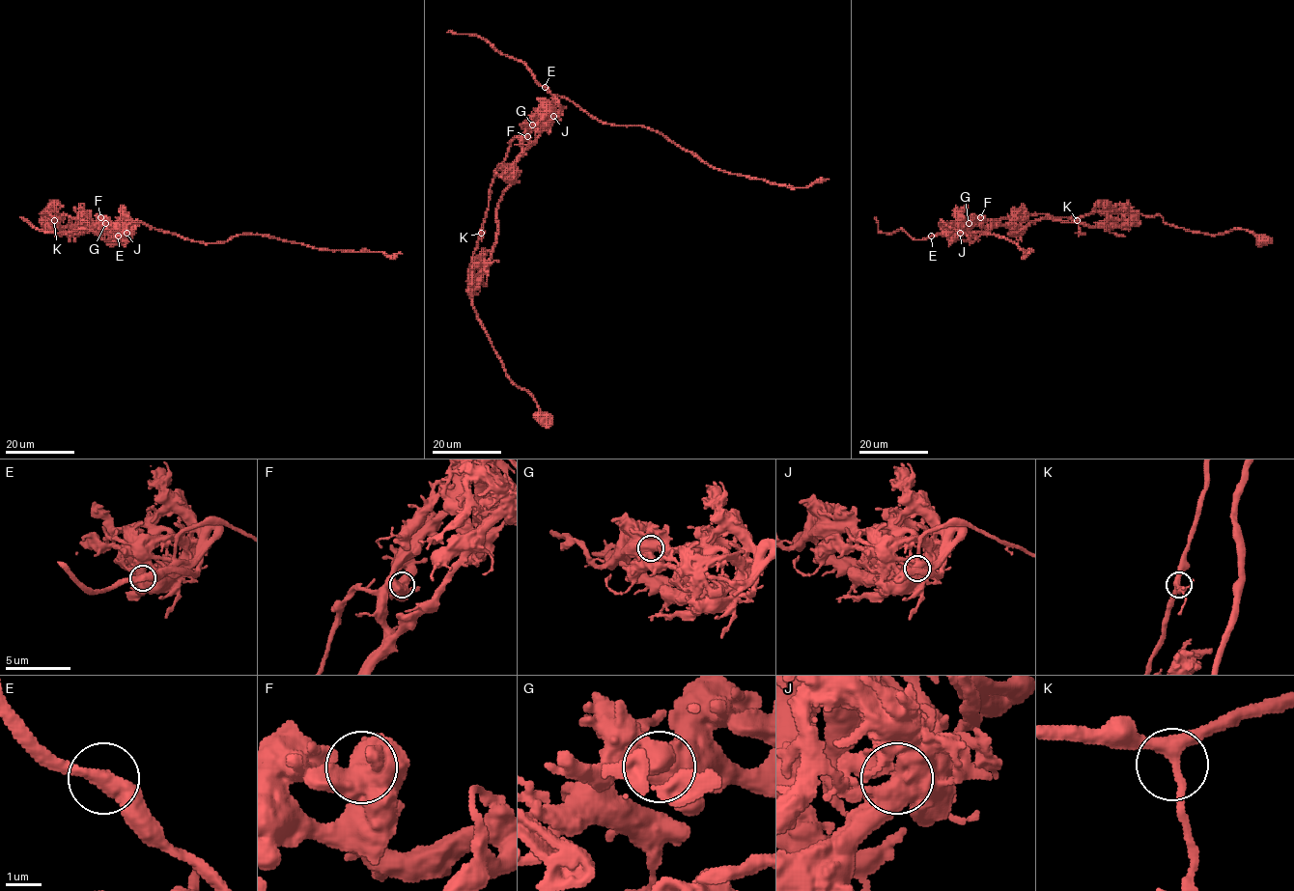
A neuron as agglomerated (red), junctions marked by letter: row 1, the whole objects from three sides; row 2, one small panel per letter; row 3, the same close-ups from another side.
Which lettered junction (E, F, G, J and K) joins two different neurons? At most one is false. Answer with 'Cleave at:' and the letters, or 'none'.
Cleave at: J

